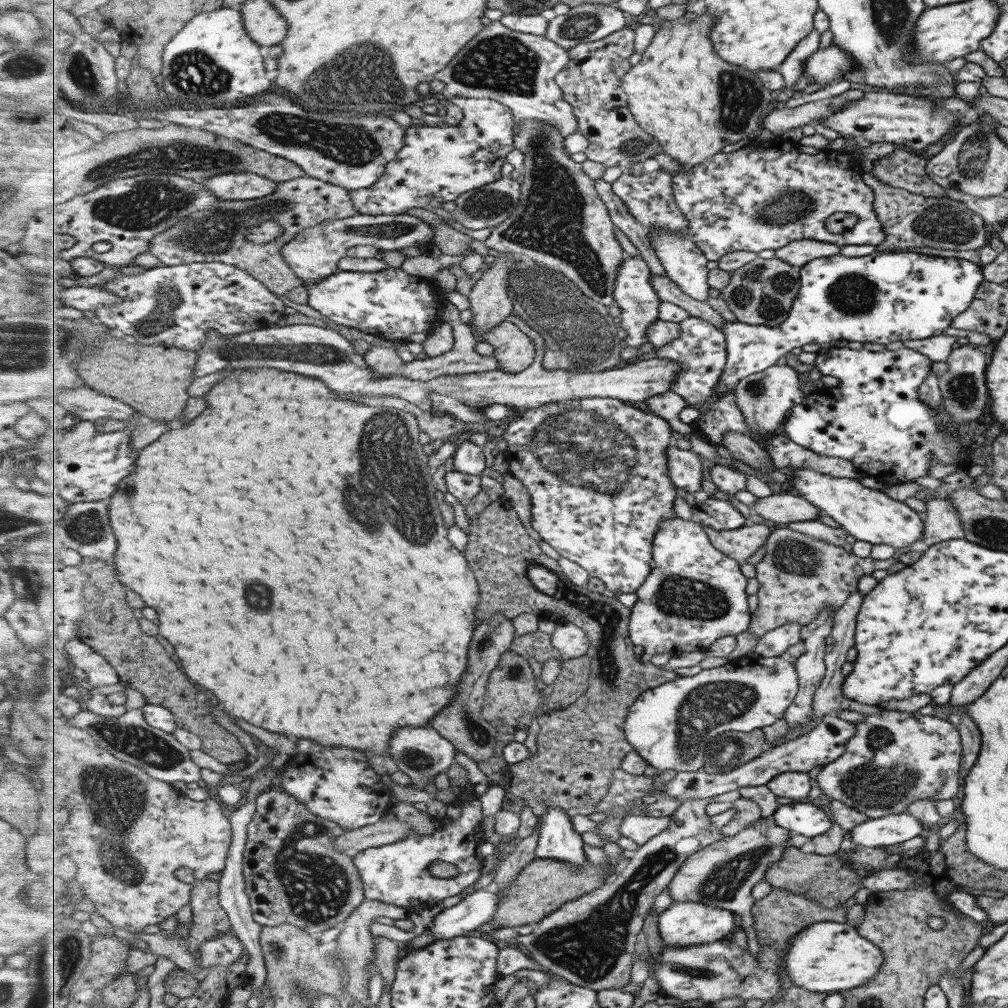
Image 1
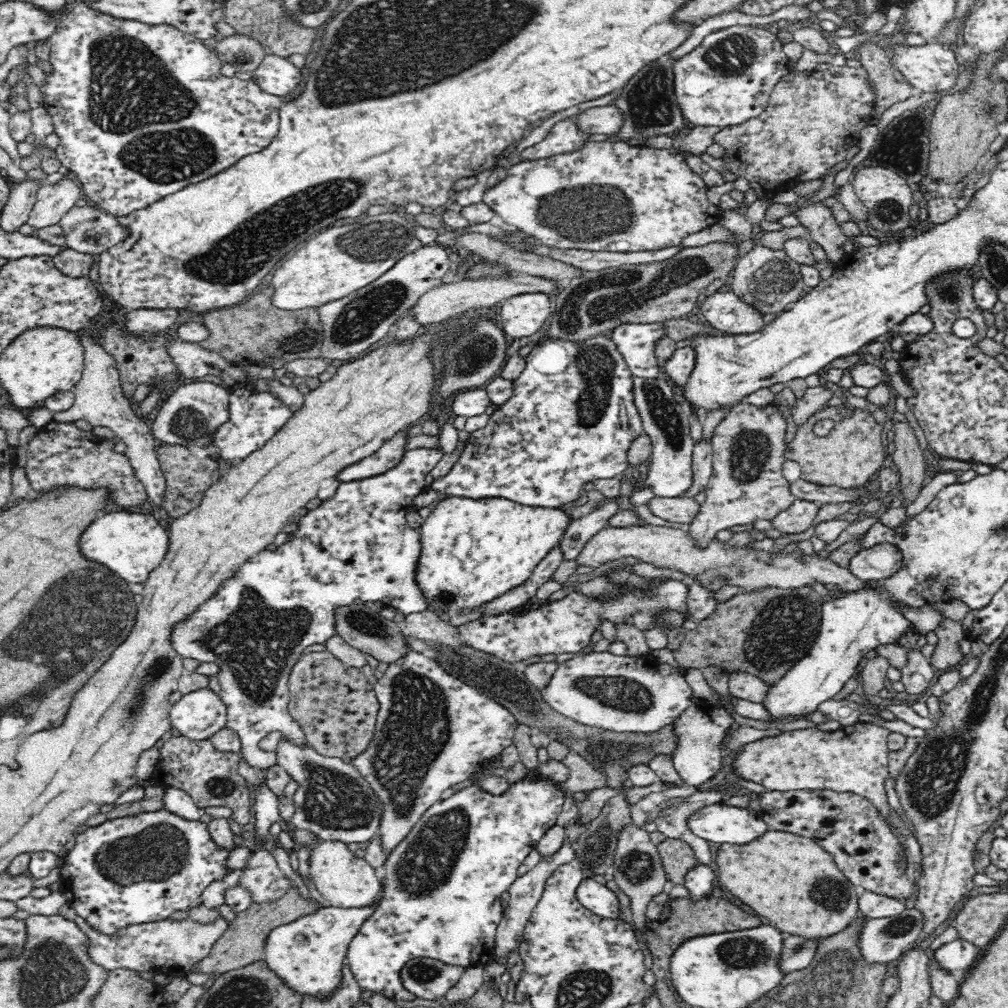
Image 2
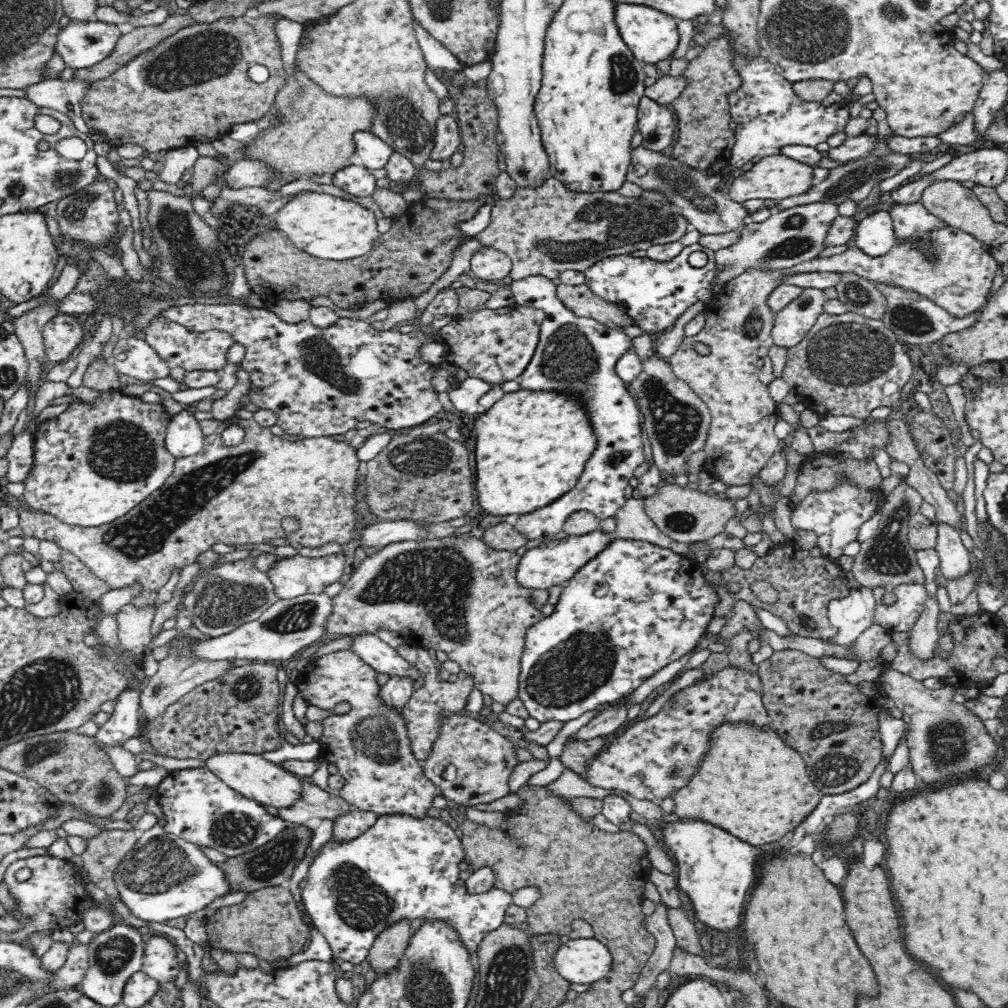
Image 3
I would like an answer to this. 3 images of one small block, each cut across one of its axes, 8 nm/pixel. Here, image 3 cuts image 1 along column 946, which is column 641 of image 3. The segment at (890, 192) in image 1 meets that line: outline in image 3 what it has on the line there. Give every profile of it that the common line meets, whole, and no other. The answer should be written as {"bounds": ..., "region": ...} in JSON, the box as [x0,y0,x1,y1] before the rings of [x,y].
{"bounds":[474,177,688,282],"region":[[[549,177],[540,186],[518,186],[510,198],[492,199],[490,224],[474,236],[483,245],[488,245],[504,254],[512,261],[510,279],[516,282],[535,275],[550,281],[566,270],[586,271],[594,262],[610,256],[630,255],[635,250],[648,250],[651,246],[680,241],[686,234],[688,221],[680,213],[678,206],[670,202],[632,198],[619,192],[582,193],[570,191],[558,181]]]}

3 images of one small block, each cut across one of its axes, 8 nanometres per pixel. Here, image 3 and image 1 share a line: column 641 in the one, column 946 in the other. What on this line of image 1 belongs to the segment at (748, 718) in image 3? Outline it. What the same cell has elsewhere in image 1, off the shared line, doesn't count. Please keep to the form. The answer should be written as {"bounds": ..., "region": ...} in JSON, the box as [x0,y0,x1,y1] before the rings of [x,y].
{"bounds":[815,710,962,818],"region":[[[917,710],[882,711],[876,715],[864,715],[865,719],[855,723],[855,734],[845,742],[845,751],[834,762],[821,768],[815,786],[831,800],[865,814],[879,818],[889,814],[905,812],[907,805],[921,799],[952,799],[959,790],[962,749],[956,726],[936,716],[921,715]]]}

